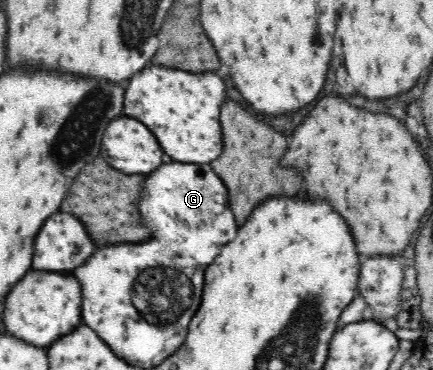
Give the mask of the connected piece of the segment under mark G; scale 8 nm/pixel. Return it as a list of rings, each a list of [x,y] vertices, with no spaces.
[[[163,163],[147,177],[139,201],[139,211],[157,239],[167,243],[175,253],[197,259],[197,263],[201,265],[211,265],[221,247],[233,241],[233,237],[237,235],[237,225],[233,213],[229,211],[229,193],[217,173],[213,173],[211,165]]]

